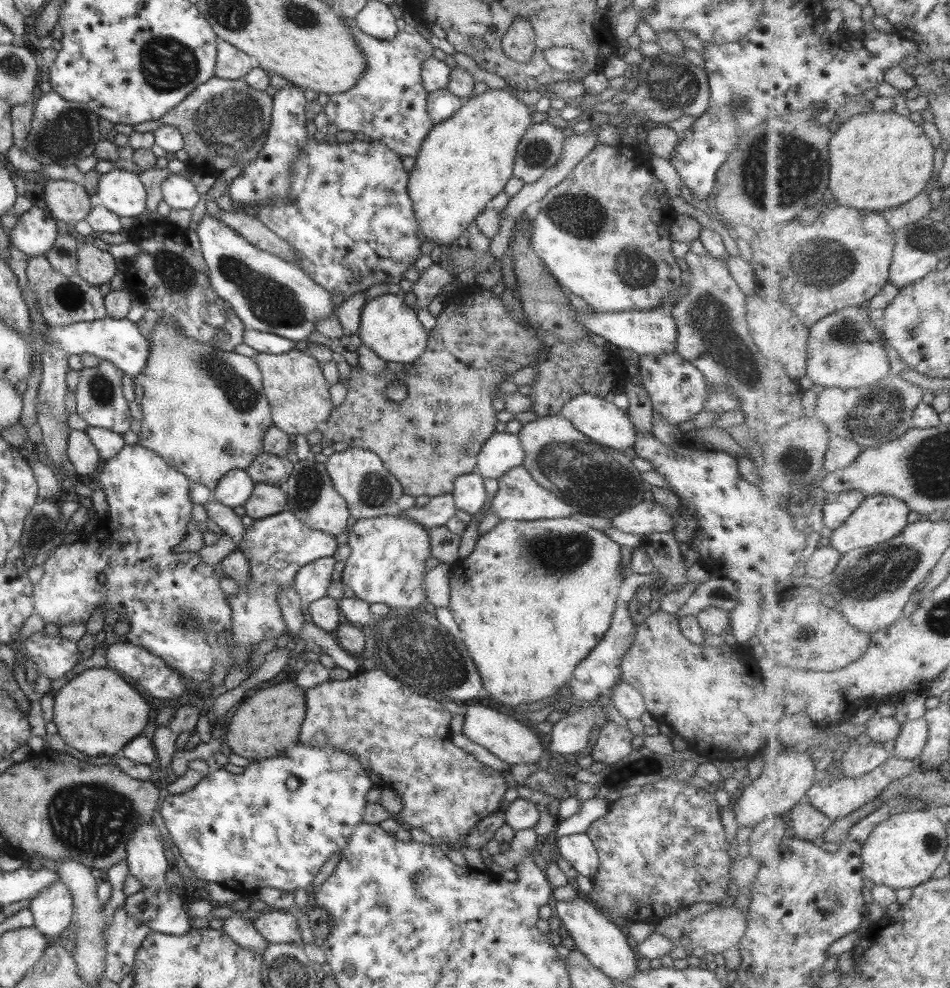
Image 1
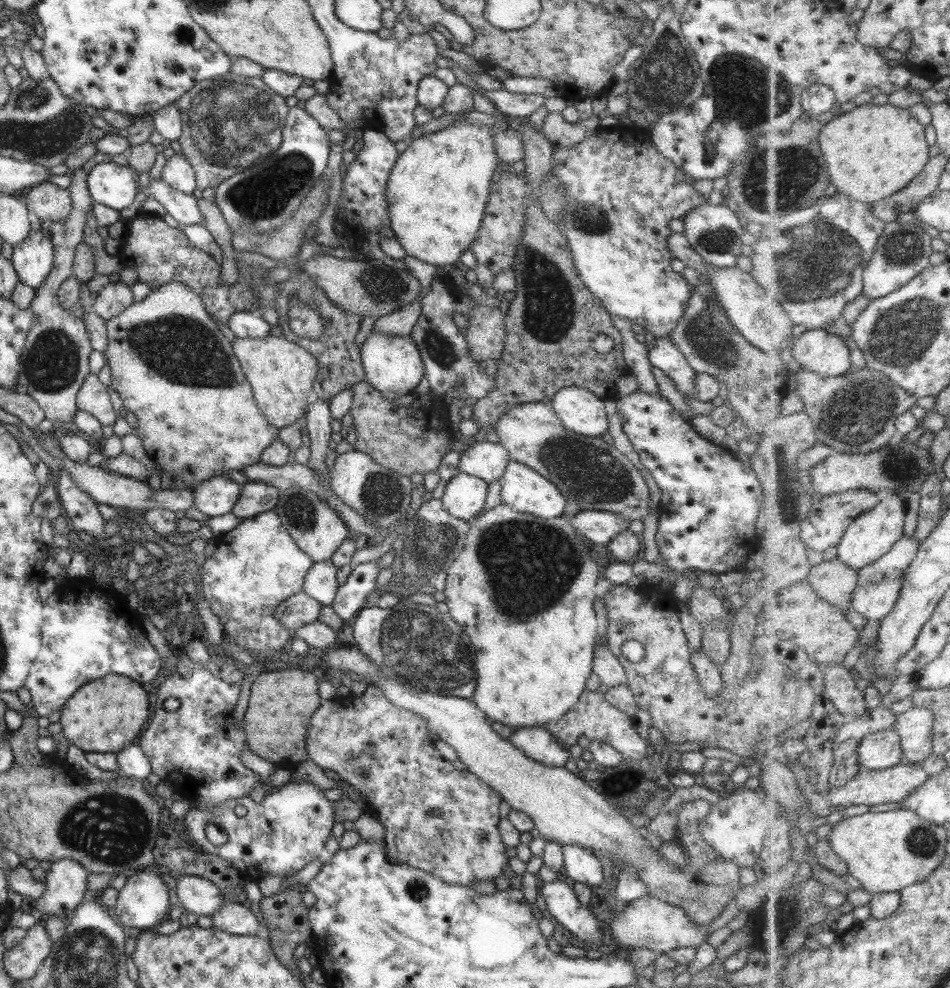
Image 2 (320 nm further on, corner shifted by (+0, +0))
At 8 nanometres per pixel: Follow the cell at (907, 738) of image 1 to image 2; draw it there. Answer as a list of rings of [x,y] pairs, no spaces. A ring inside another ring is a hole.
[[[891,729],[867,733],[859,750],[862,769],[883,770],[896,767],[904,756],[899,732]]]

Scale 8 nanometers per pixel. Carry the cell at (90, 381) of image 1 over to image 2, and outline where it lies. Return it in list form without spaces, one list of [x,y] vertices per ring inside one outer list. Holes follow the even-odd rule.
[[[89,373],[75,393],[75,404],[77,409],[88,412],[101,425],[112,426],[117,415],[111,409],[107,388],[95,374]]]

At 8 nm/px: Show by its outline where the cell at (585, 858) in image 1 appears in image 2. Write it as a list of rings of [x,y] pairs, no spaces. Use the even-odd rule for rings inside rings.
[[[566,845],[562,850],[562,868],[568,882],[580,882],[600,891],[603,874],[601,864],[591,851],[577,845]]]

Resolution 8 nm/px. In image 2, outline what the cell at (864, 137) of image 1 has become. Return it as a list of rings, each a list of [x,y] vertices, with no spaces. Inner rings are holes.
[[[868,102],[865,105],[855,107],[850,112],[839,115],[821,131],[821,148],[825,148],[825,161],[829,162],[829,174],[831,174],[833,184],[837,186],[837,190],[843,192],[843,194],[847,194],[851,200],[861,201],[862,203],[875,204],[877,200],[880,201],[883,198],[892,197],[895,192],[903,191],[917,175],[920,175],[924,171],[925,165],[930,162],[929,144],[927,144],[927,138],[925,138],[925,126],[917,121],[908,109],[903,109],[890,103],[883,106],[875,106],[875,104]]]

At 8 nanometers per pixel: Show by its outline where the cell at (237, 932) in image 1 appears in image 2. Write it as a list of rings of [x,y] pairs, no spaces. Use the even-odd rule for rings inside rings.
[[[178,875],[176,879],[176,895],[178,903],[191,914],[210,916],[225,901],[212,882],[191,875]]]

